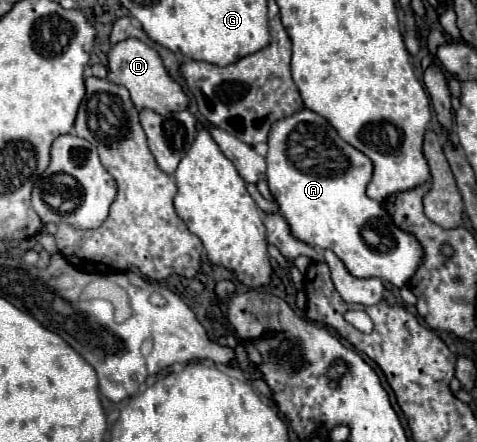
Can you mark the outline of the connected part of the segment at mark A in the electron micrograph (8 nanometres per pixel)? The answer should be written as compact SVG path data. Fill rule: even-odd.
M307 108L275 122L275 126L271 126L267 144L269 190L275 196L275 202L279 204L283 216L287 218L291 232L309 246L333 250L343 260L347 270L357 278L375 276L387 280L397 288L405 286L423 262L423 246L413 234L395 226L383 204L367 198L365 190L373 176L373 162L363 152L347 144L323 116Z

